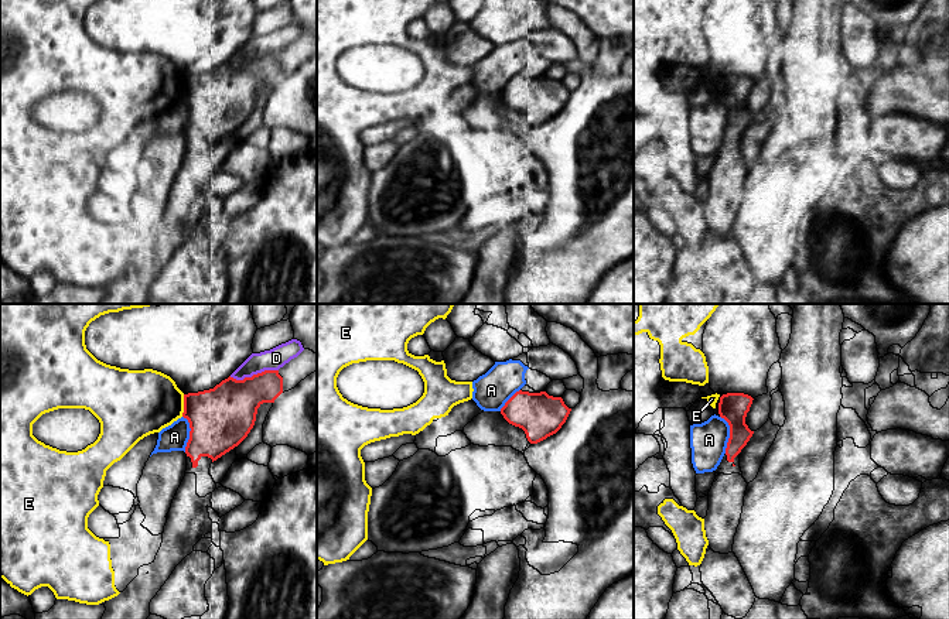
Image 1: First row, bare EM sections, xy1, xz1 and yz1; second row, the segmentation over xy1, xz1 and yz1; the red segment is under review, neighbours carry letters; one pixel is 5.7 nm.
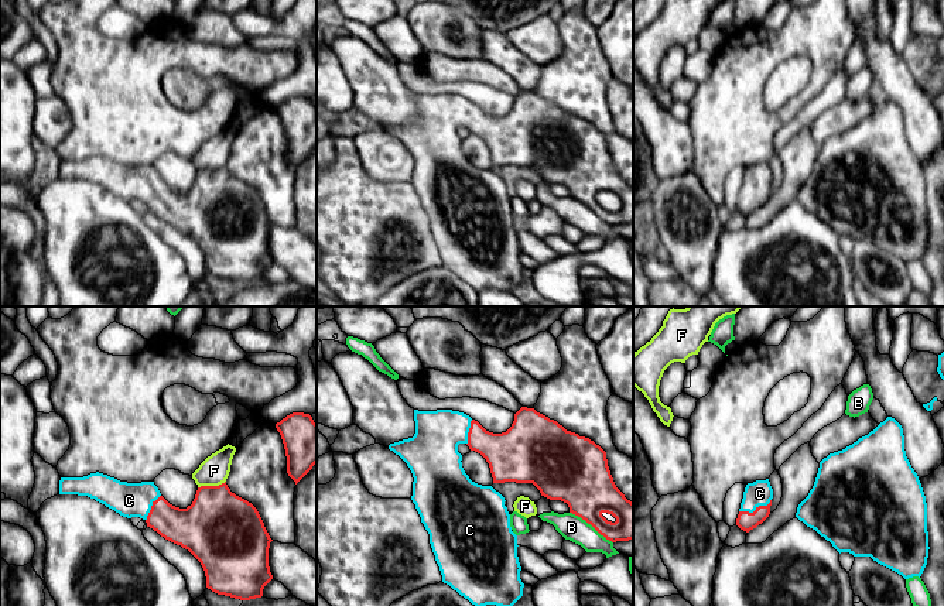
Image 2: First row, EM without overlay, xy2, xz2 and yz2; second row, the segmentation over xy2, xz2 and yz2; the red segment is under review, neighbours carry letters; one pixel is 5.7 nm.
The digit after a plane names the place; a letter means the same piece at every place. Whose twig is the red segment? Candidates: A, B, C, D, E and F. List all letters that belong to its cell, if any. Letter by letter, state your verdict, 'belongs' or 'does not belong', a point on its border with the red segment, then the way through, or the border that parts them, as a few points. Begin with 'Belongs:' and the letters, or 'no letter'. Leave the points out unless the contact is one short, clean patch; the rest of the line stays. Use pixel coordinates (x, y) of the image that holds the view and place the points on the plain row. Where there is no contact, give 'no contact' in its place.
Belongs: C
A: does not belong; contact yz1 (730, 118)
B: does not belong; contact xz2 (591, 208)
C: belongs; contact yz2 (756, 192)
D: does not belong; contact xy1 (253, 58)
E: does not belong; contact xy1 (184, 89); border xy1 (184, 78), (184, 95), (181, 99)
F: does not belong; contact xy2 (211, 170)

